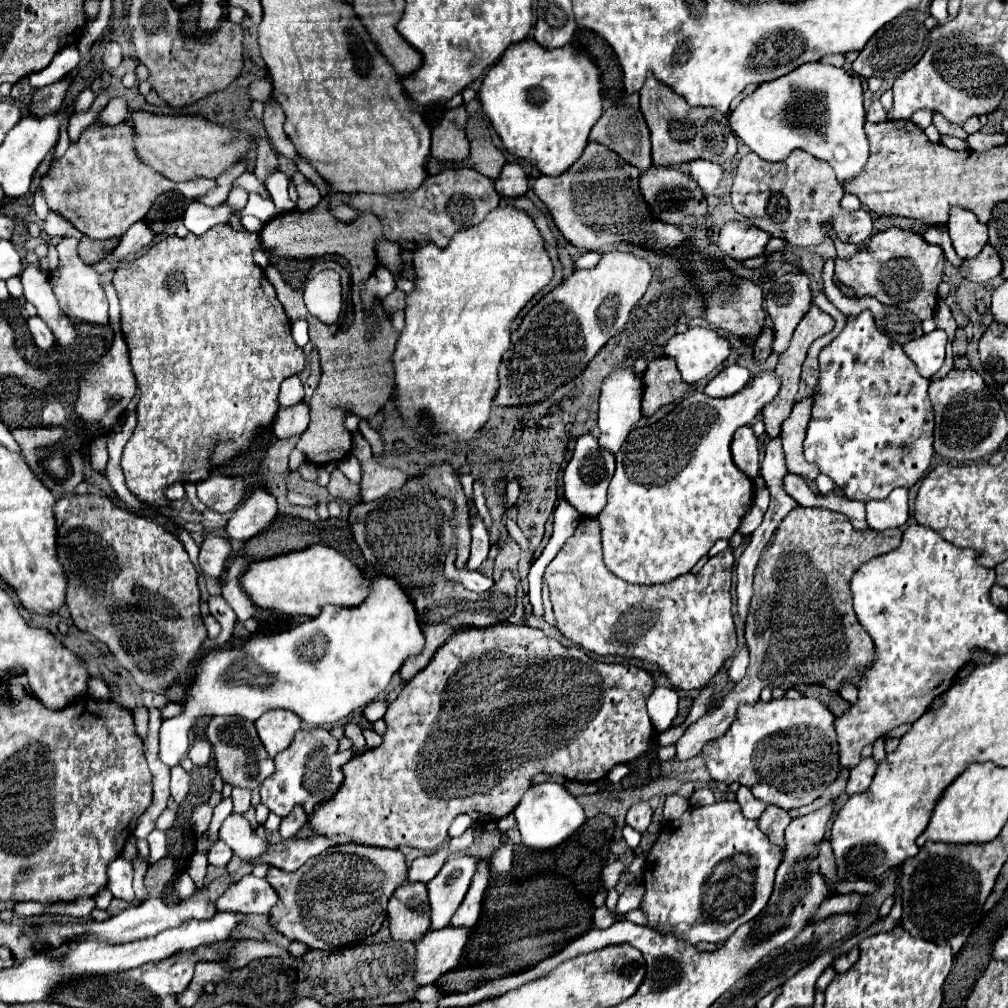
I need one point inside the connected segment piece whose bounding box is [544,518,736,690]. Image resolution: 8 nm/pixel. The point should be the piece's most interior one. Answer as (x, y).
(685, 626)

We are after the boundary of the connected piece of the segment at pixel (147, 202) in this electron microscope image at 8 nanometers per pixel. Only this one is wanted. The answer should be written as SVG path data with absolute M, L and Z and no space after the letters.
M94 120L86 130L82 130L78 142L70 144L66 154L54 160L42 176L40 188L48 208L70 220L82 234L106 240L124 236L134 222L146 216L154 200L164 192L176 191L194 200L198 194L212 188L214 182L210 180L174 184L162 174L158 174L160 180L150 178L156 174L150 166L140 166L140 162L134 166L134 134L134 128L126 122L104 126L100 120Z

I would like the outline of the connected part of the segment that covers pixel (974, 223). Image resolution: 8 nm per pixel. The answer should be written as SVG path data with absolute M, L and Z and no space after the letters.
M954 206L946 226L952 238L952 246L960 258L974 258L982 246L988 244L986 224L980 224L978 218L966 208Z

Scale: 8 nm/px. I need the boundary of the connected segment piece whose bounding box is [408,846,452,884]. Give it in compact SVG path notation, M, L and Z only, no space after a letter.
M446 846L430 856L416 858L408 868L408 882L424 882L424 884L430 882L440 872L440 868L444 866L450 852L452 852L452 848Z

